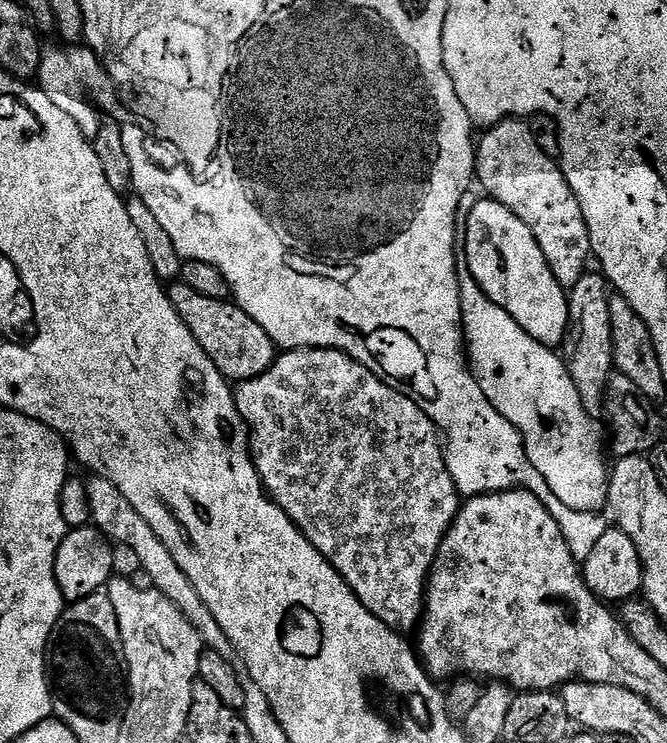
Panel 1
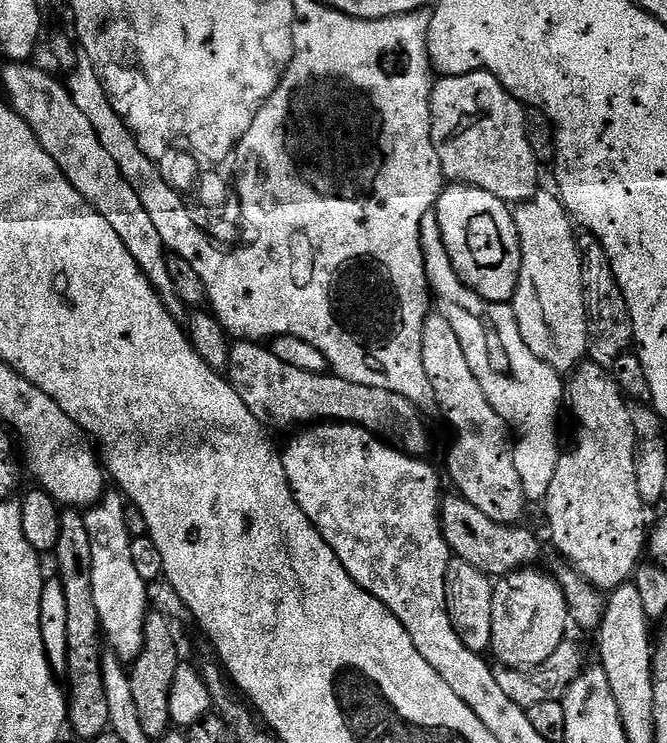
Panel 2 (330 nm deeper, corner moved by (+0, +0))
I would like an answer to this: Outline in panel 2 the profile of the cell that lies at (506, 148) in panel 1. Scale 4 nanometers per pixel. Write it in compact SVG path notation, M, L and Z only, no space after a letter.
M467 72L461 76L445 76L432 86L432 141L445 181L470 184L481 188L509 206L522 204L535 196L540 184L541 161L530 150L528 112L525 105L508 93L489 72Z

